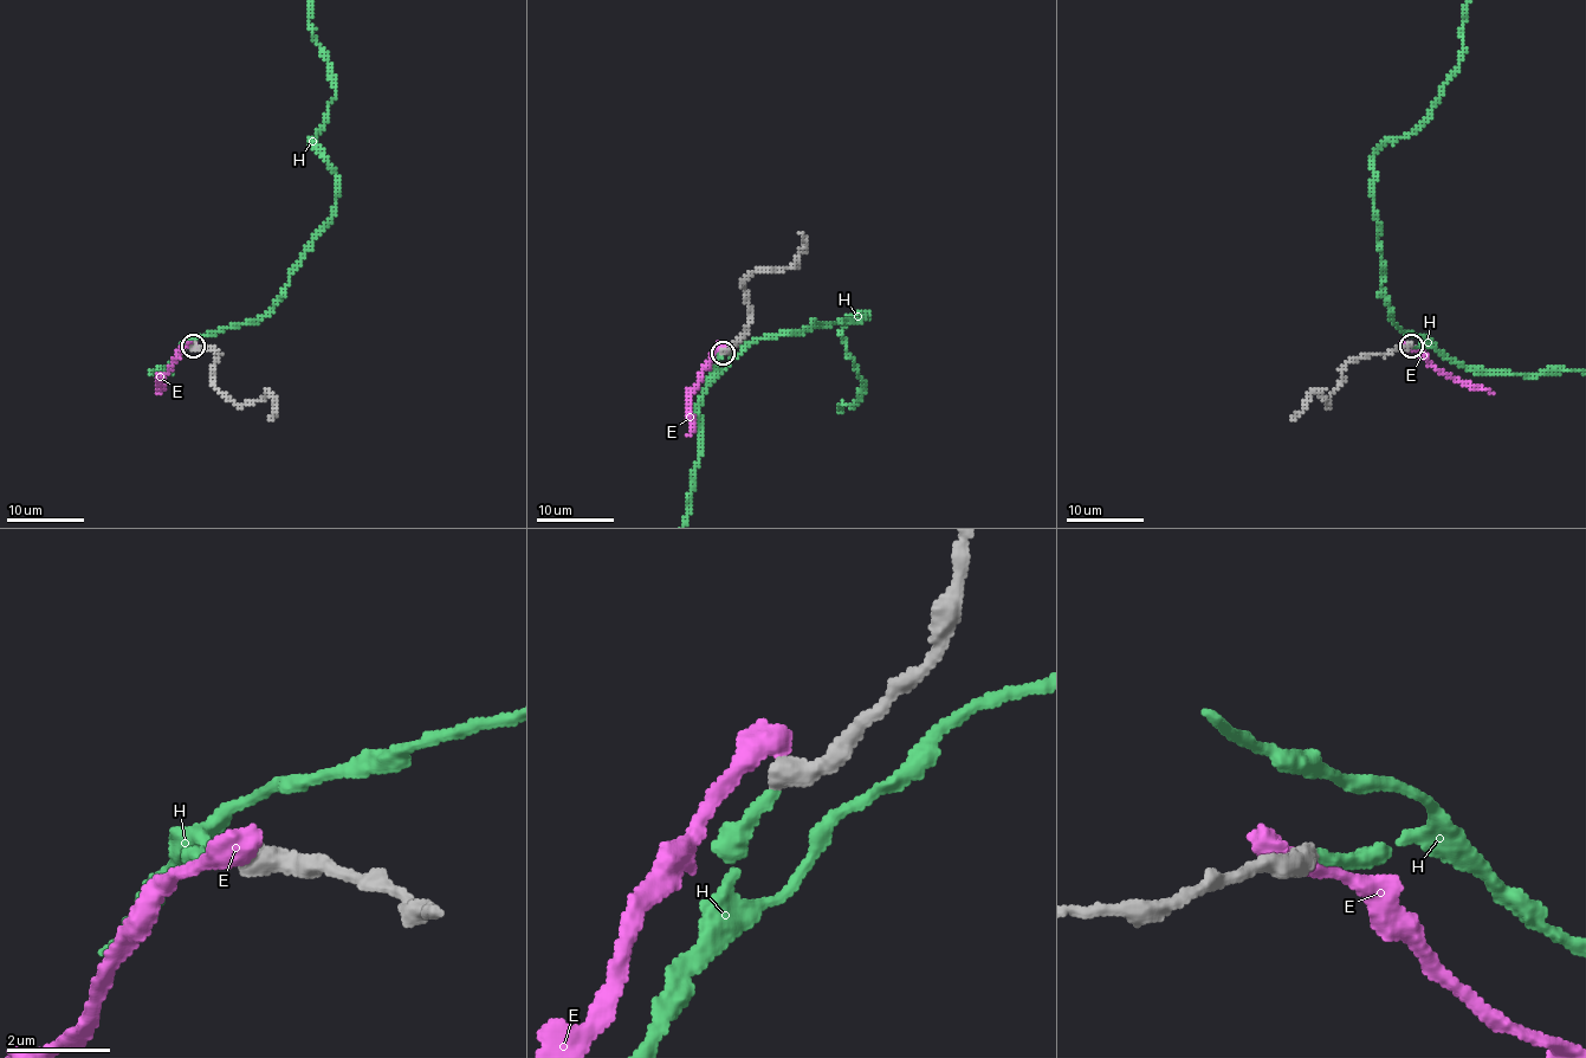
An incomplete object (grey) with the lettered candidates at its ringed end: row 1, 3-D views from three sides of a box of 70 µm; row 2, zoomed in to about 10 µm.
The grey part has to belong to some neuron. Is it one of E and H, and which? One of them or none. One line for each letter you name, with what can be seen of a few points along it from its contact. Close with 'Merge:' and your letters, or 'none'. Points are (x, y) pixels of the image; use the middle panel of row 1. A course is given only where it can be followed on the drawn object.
Merge: H

